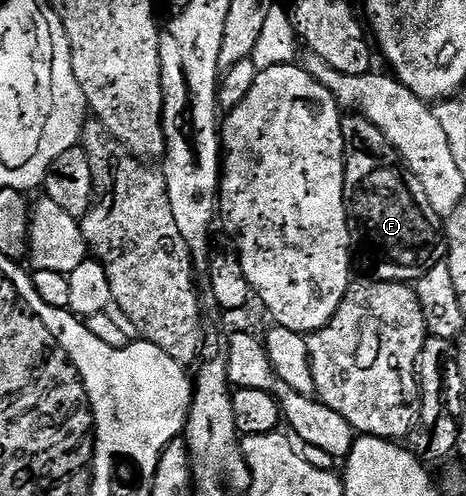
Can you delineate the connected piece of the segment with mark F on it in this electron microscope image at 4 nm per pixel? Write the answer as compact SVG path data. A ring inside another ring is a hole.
M341 116L340 130L344 136L344 210L348 216L351 252L355 260L356 257L360 260L360 265L368 272L365 274L369 278L378 281L415 282L420 274L432 268L437 260L436 237L438 241L438 233L437 230L436 233L432 230L427 215L420 210L421 202L406 176L406 169L400 160L400 155L396 148L385 139L382 131L378 131L378 127L374 127L374 123L370 123L365 117Z

